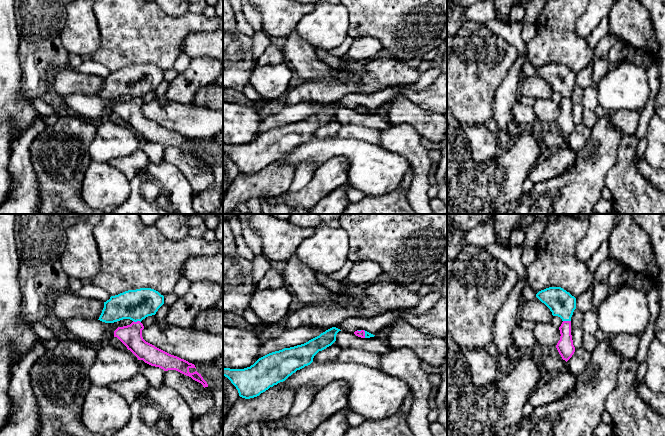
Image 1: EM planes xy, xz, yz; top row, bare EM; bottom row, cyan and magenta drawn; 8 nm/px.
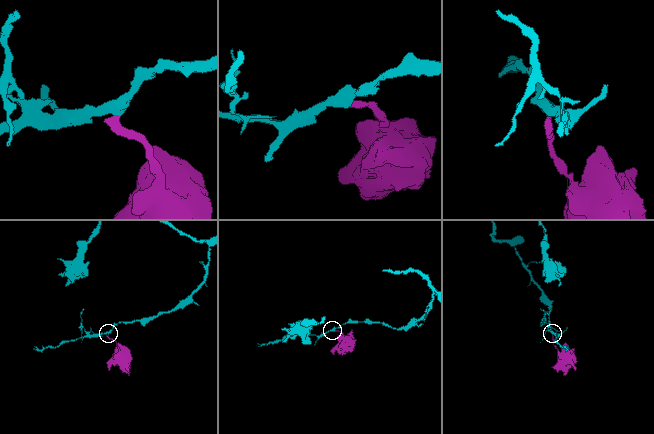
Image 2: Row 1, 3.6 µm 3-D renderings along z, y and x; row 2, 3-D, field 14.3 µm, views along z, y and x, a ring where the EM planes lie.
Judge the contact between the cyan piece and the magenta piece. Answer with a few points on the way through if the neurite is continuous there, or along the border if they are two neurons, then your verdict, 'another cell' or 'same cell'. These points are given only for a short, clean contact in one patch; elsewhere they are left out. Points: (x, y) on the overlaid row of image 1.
border xy (133, 320), (140, 322); another cell

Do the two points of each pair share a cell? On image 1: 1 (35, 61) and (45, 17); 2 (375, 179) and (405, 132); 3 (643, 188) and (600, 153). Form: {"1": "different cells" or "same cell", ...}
{"1": "same cell", "2": "different cells", "3": "different cells"}

